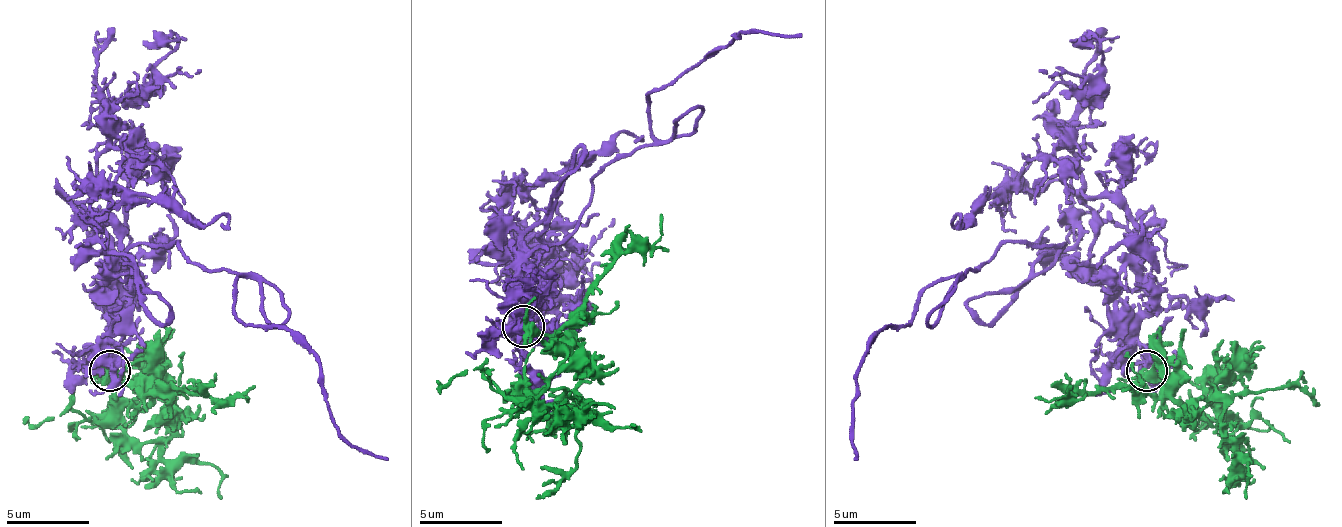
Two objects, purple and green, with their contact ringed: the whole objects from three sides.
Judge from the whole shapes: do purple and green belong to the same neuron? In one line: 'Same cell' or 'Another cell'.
Same cell

